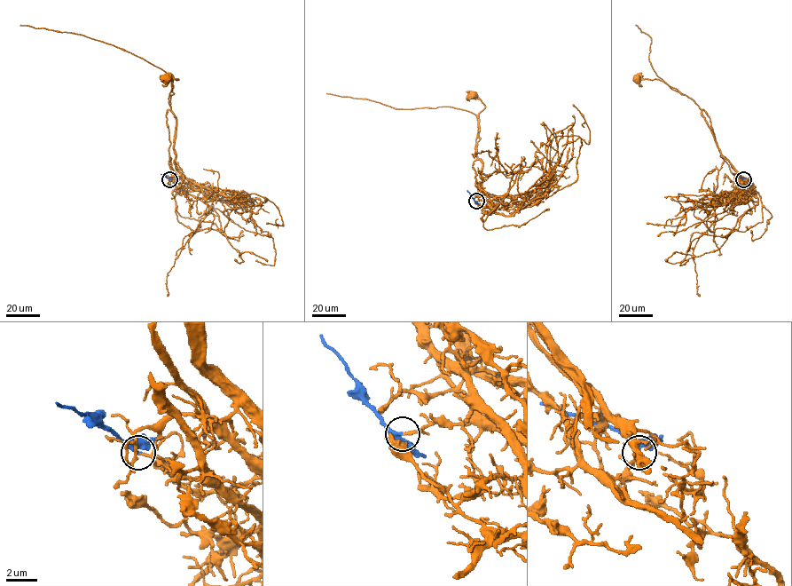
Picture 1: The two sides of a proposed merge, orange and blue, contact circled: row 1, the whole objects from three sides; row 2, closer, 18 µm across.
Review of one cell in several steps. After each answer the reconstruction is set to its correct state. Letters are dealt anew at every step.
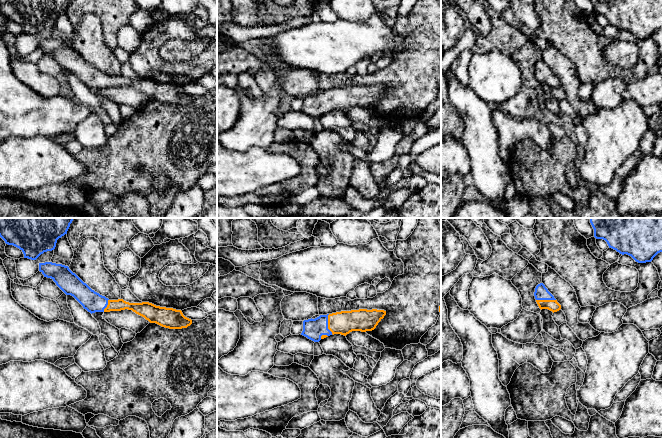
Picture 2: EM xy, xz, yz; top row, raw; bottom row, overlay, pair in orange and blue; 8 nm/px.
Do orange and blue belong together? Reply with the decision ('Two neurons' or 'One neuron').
One neuron

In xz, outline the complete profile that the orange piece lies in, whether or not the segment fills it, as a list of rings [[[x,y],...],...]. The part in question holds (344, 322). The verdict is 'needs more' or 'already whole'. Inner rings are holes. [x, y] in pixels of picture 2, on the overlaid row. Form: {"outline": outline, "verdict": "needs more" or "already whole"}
{"outline": [[[359,309],[320,315],[315,319],[303,321],[301,335],[319,342],[332,334],[346,336],[352,331],[372,331],[385,315],[386,311],[377,309]]], "verdict": "needs more"}

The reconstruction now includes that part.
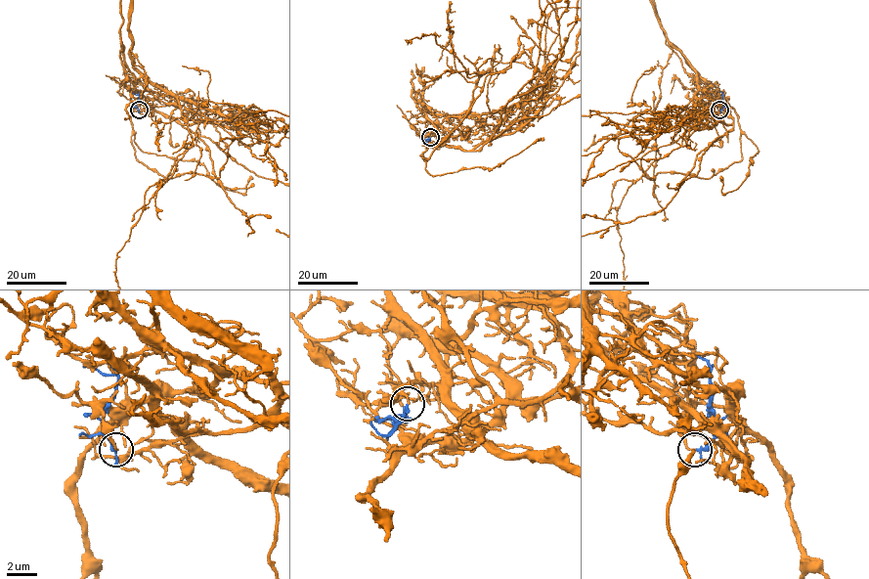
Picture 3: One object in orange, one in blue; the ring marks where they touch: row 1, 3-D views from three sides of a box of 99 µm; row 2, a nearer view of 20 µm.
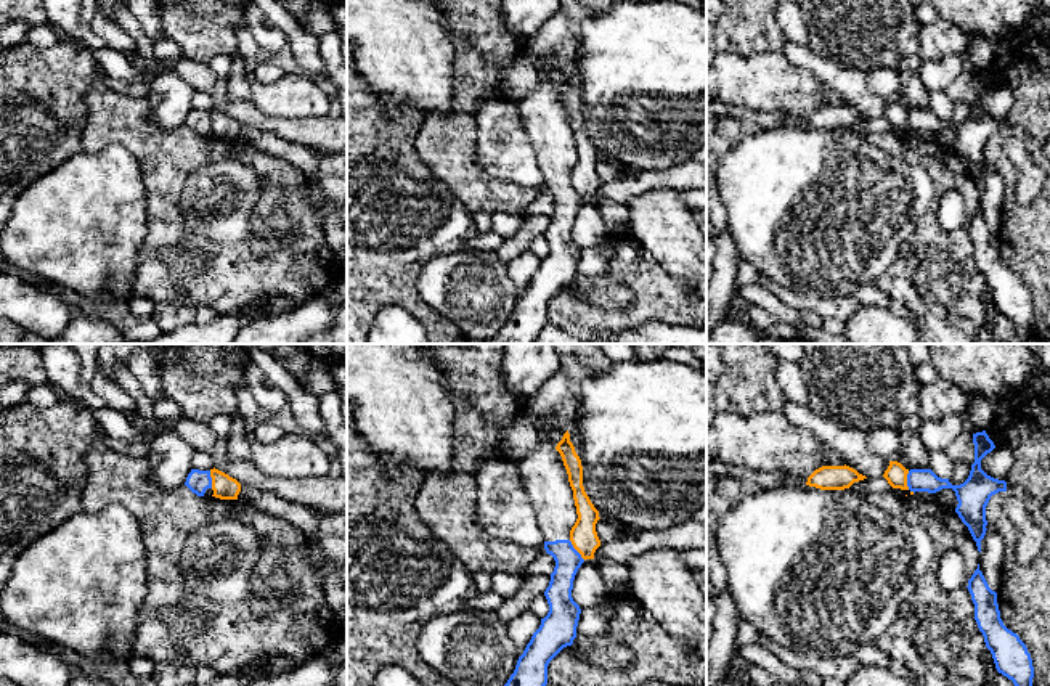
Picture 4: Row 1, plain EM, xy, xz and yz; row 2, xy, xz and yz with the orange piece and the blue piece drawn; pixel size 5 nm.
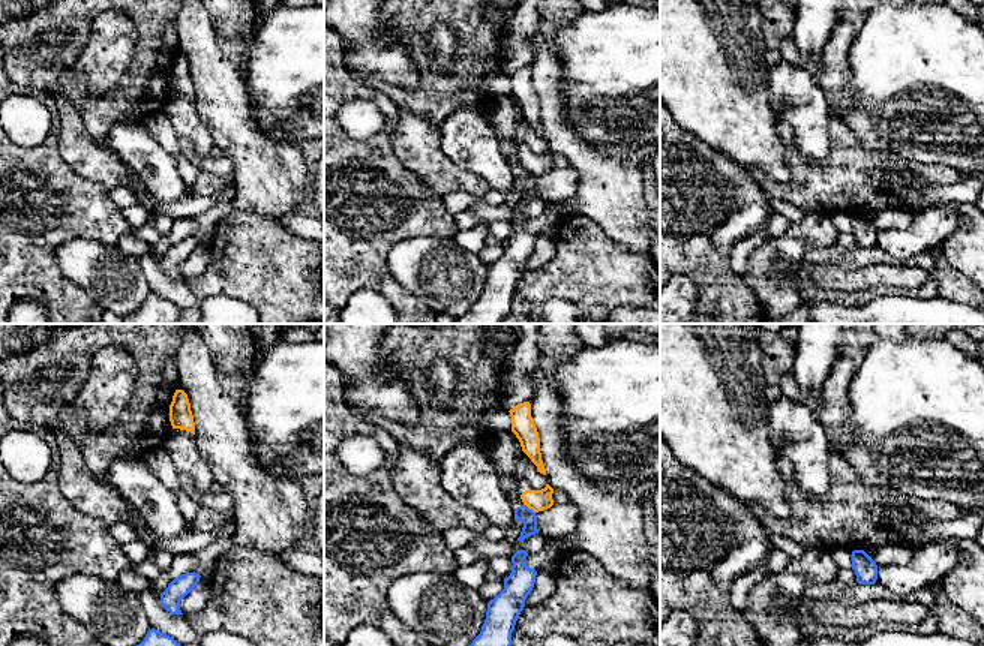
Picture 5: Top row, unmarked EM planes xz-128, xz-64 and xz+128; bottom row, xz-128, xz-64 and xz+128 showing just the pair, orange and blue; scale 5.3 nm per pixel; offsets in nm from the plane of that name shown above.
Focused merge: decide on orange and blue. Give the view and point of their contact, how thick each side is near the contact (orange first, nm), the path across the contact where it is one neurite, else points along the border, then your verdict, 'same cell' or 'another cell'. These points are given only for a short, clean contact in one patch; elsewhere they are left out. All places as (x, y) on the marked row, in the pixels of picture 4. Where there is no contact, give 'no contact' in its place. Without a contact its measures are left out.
contact yz (906, 482); calibres 110 and 110 nm; border yz (907, 471), (907, 487), (914, 492); another cell

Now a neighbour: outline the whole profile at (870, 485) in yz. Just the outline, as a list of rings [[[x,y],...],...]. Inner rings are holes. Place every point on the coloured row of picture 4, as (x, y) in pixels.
[[[883,476],[867,477],[864,480],[854,482],[849,488],[844,490],[854,492],[861,496],[869,496],[881,492],[896,492],[902,496],[910,495],[910,490],[893,488]]]

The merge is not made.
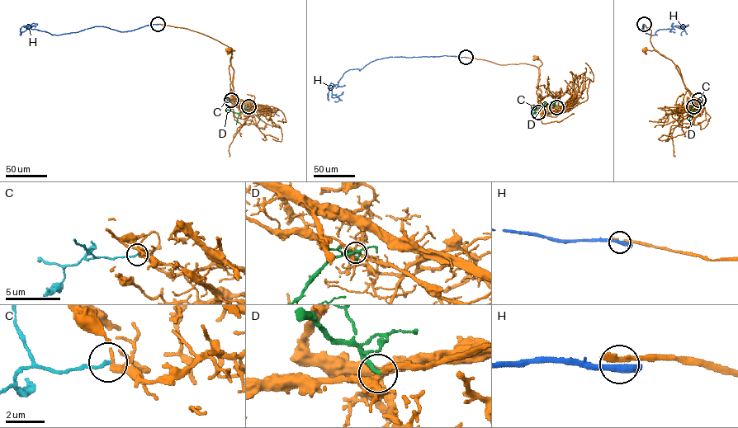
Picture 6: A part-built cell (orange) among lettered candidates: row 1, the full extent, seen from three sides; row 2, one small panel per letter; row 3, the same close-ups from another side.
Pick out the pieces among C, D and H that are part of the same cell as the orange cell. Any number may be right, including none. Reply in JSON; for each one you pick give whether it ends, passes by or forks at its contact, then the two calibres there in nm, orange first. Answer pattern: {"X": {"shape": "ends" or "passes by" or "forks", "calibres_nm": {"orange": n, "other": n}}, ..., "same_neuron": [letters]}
{"same_neuron": []}

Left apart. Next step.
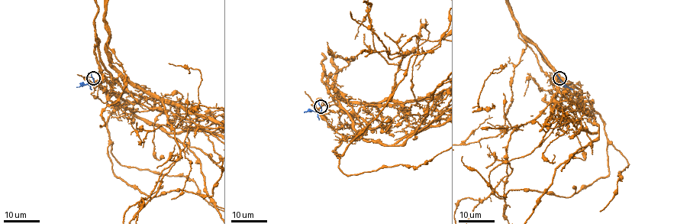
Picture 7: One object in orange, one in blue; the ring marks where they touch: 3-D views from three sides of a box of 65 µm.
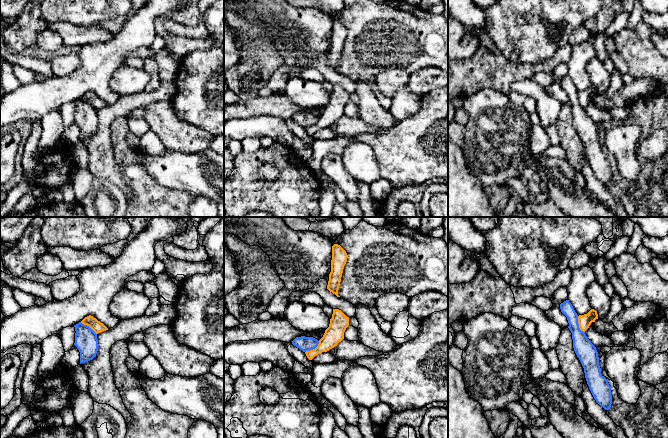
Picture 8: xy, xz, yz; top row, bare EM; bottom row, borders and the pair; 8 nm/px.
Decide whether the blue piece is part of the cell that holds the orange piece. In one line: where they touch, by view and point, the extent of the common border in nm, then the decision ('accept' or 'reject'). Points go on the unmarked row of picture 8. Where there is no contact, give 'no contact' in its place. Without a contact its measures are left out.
meets orange in yz at (579, 101); contact 150 nm long; reject

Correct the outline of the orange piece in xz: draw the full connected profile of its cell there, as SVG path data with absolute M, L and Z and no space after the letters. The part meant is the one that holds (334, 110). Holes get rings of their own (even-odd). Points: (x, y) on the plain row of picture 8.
M333 85L329 103L325 106L323 113L319 116L318 122L313 126L305 128L307 134L312 136L318 130L334 124L344 115L344 108L348 102L349 93L347 93L341 86Z

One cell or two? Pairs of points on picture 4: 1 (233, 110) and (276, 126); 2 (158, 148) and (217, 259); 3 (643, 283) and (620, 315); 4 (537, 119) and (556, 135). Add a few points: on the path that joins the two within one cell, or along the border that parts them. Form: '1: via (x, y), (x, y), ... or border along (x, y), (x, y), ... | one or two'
1: via (244, 113), (265, 124) | one
2: via (162, 180), (164, 222), (185, 243) | one
3: via (643, 293), (643, 299), (630, 312) | one
4: via (541, 121), (551, 130) | one

